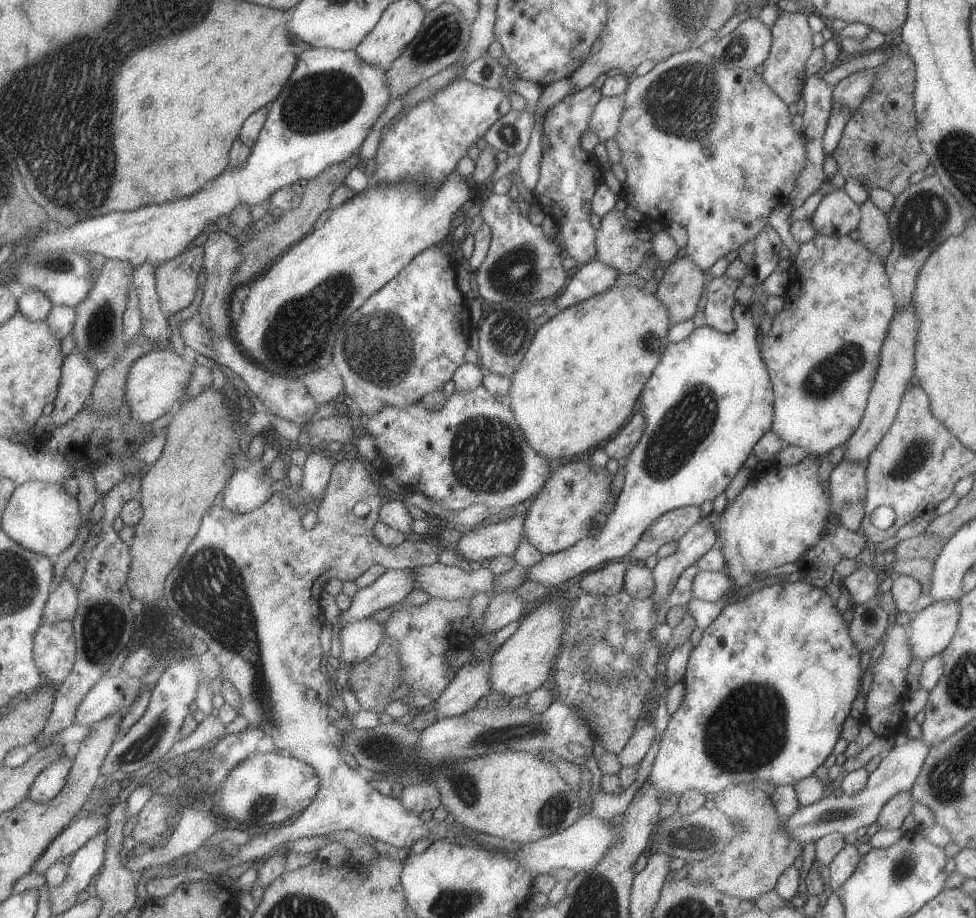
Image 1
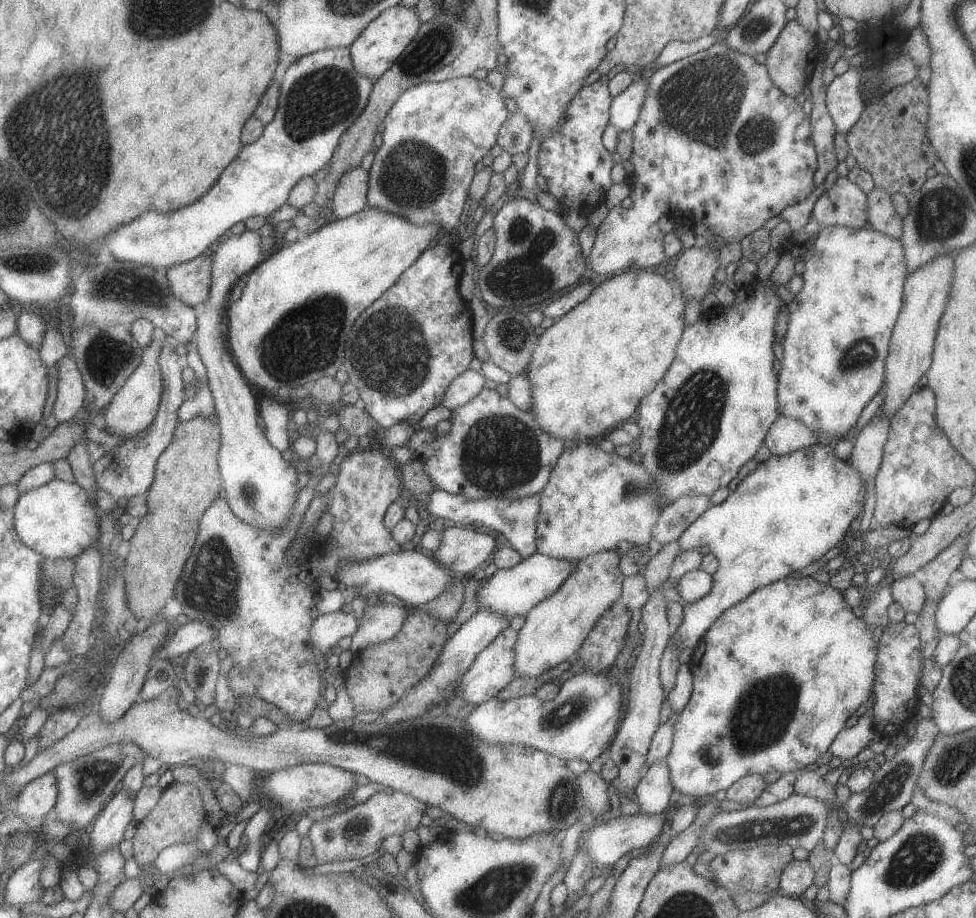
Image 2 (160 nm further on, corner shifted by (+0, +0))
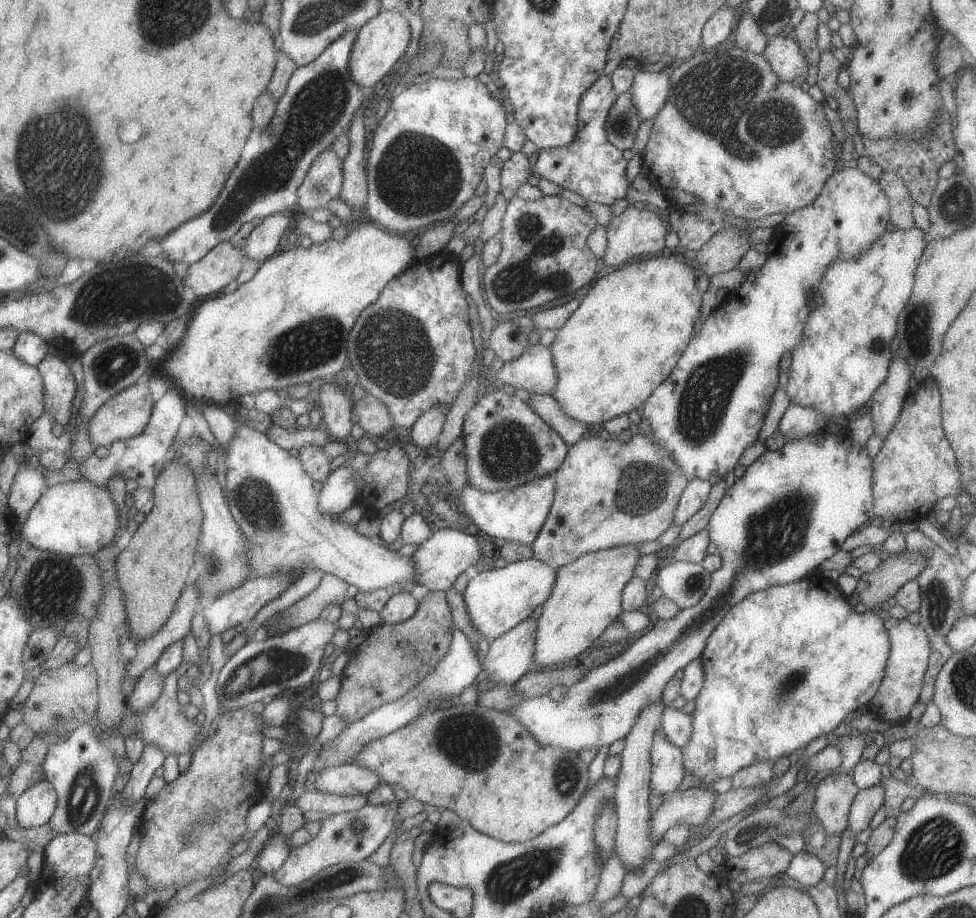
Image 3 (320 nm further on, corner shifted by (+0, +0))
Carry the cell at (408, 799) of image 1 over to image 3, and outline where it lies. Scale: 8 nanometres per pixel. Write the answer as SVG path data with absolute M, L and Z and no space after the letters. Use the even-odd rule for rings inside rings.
M366 803L355 811L329 814L321 821L320 832L315 838L291 850L286 862L275 872L274 878L284 886L297 885L329 866L368 859L371 853L376 852L384 844L392 830L394 818L398 814L398 803Z

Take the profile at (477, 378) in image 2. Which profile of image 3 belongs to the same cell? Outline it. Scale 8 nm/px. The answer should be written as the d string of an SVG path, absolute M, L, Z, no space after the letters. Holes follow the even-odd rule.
M437 405L422 413L422 416L417 418L411 426L410 436L412 436L413 444L424 452L431 451L440 438L447 413L448 409L443 405Z

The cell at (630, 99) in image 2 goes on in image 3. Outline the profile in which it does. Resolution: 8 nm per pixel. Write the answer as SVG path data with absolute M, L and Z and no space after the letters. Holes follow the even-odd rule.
M638 69L630 94L634 108L643 121L654 117L670 96L670 73L666 70L652 73Z

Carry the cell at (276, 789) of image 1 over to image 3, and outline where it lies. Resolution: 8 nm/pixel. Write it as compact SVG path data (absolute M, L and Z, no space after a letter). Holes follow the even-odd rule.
M346 763L312 772L307 785L308 788L330 794L368 796L381 783L384 784L383 780L371 768L358 763Z

